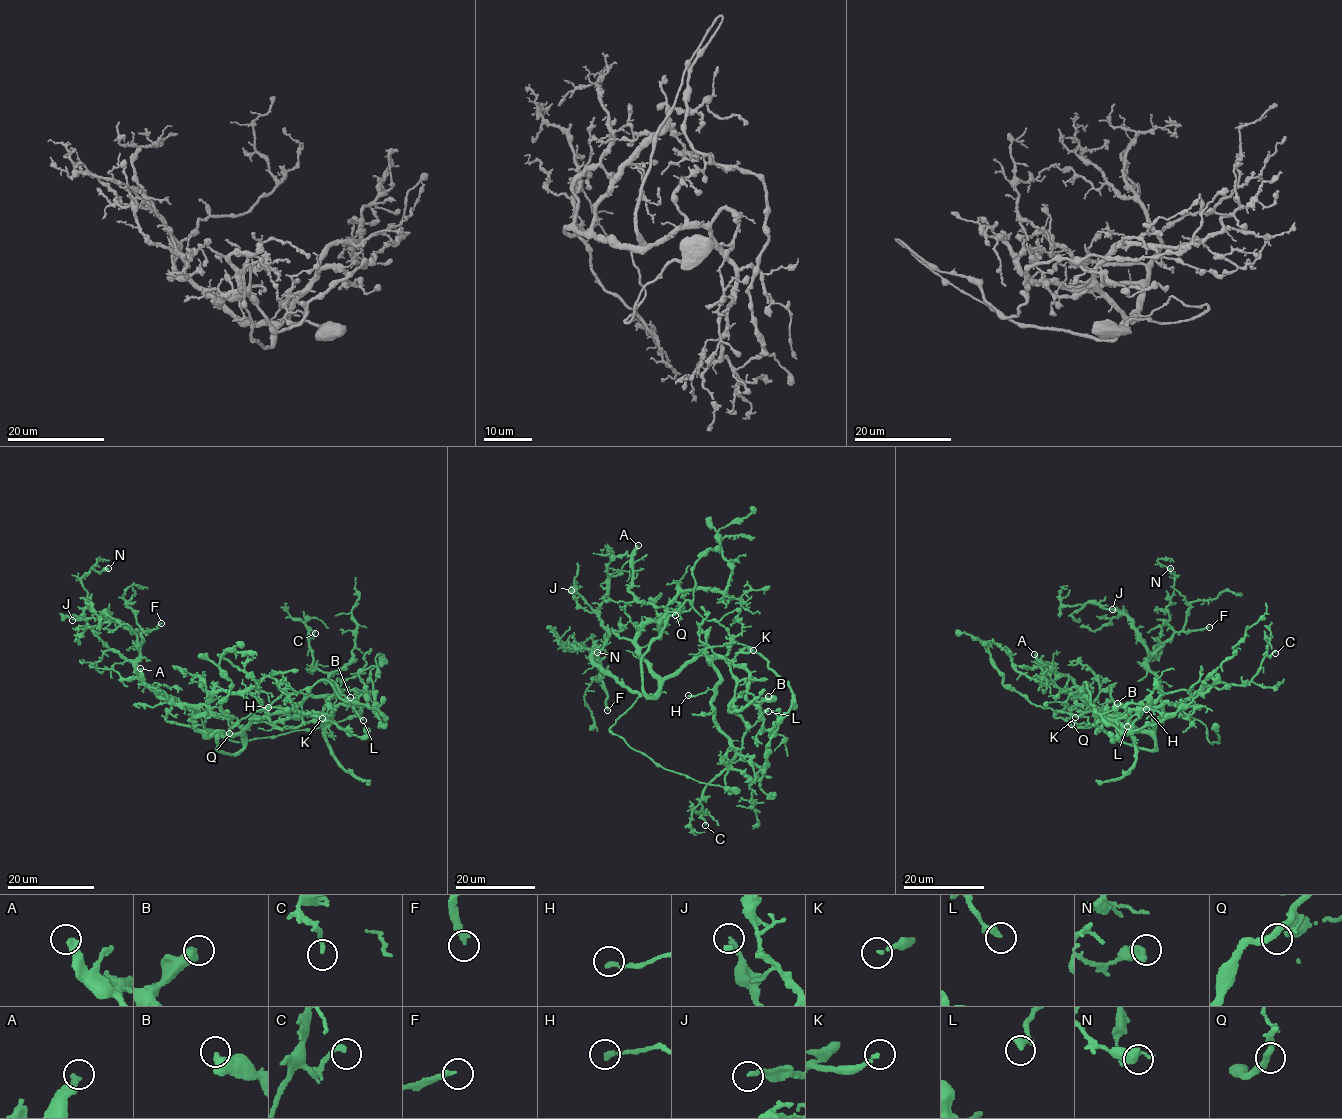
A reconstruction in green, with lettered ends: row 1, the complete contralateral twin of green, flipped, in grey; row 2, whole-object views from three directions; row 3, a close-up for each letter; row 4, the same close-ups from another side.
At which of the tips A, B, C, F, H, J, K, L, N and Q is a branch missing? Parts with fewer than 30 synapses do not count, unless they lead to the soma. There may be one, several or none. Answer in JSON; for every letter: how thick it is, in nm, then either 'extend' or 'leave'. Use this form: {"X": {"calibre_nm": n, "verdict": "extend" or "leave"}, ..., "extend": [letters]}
{"A": {"calibre_nm": 360, "verdict": "extend"}, "B": {"calibre_nm": 480, "verdict": "leave"}, "C": {"calibre_nm": 200, "verdict": "leave"}, "F": {"calibre_nm": 220, "verdict": "extend"}, "H": {"calibre_nm": 200, "verdict": "leave"}, "J": {"calibre_nm": 200, "verdict": "leave"}, "K": {"calibre_nm": 170, "verdict": "leave"}, "L": {"calibre_nm": 300, "verdict": "leave"}, "N": {"calibre_nm": 480, "verdict": "leave"}, "Q": {"calibre_nm": 280, "verdict": "leave"}, "extend": ["A", "F"]}

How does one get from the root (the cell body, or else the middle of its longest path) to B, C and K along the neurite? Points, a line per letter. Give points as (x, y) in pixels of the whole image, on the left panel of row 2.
B: (252, 719), (290, 712), (322, 713), (331, 716), (334, 709), (346, 704), (350, 697)
C: (252, 719), (298, 716), (295, 704), (336, 691), (327, 673), (312, 671), (308, 637), (315, 633)
K: (252, 719), (290, 712), (322, 718)

